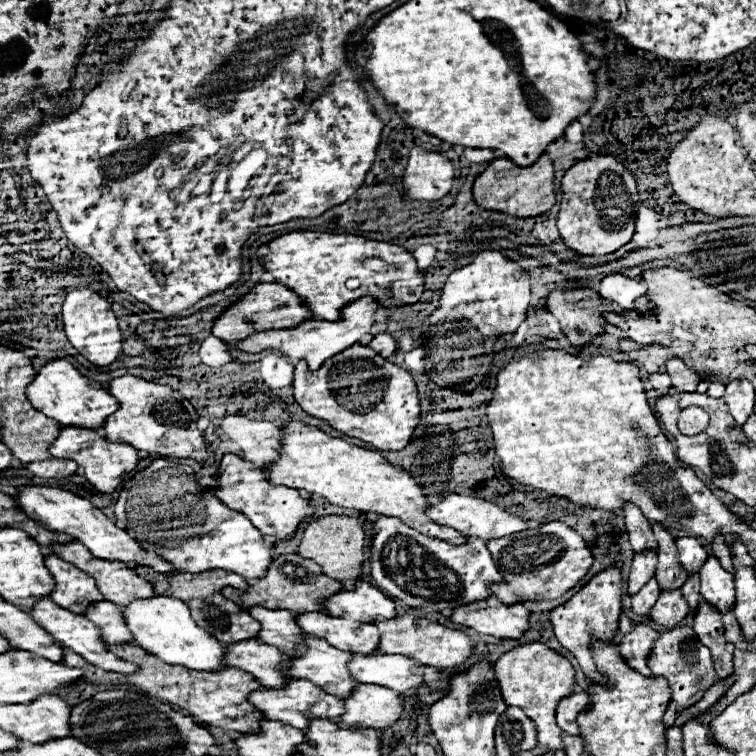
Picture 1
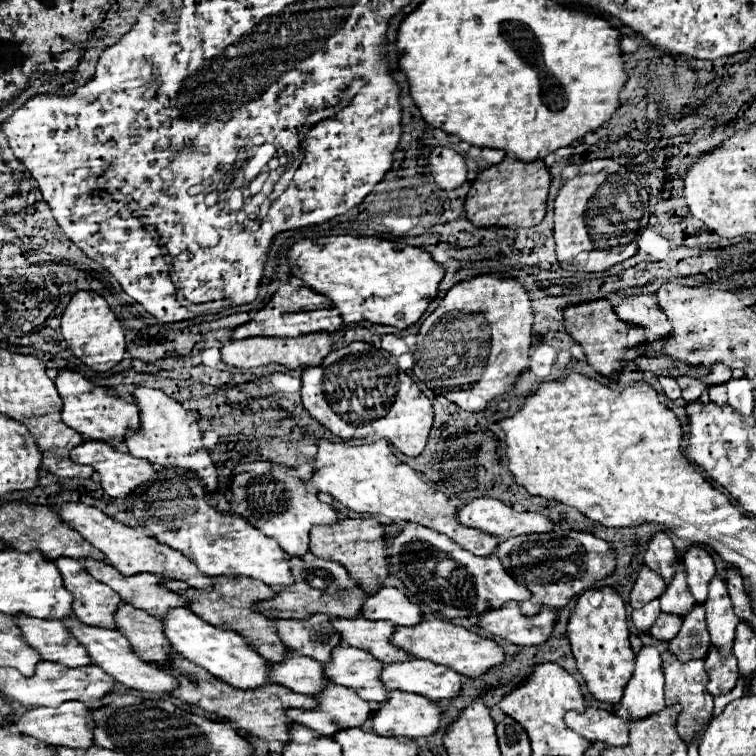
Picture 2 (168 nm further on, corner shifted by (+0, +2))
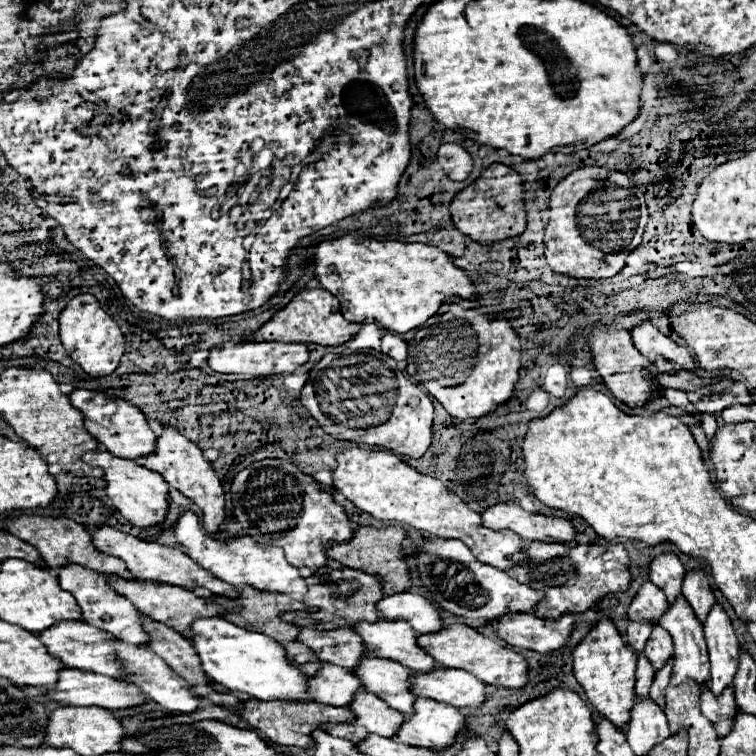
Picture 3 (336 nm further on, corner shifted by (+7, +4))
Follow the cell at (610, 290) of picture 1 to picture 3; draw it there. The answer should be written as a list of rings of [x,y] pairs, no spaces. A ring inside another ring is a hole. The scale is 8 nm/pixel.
[[[641,324],[637,328],[631,330],[635,348],[649,360],[655,362],[659,356],[665,360],[671,360],[675,364],[679,364],[683,370],[695,372],[697,364],[691,356],[691,352],[685,346],[679,346],[677,342],[673,342],[669,336],[663,336],[653,324]]]

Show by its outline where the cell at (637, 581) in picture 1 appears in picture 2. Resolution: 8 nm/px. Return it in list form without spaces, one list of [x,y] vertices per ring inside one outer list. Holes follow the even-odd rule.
[[[642,566],[638,572],[638,578],[634,582],[632,594],[630,594],[632,608],[640,608],[640,606],[644,606],[644,602],[658,598],[660,590],[664,590],[664,586],[666,586],[666,582],[658,572],[650,570],[648,566]]]

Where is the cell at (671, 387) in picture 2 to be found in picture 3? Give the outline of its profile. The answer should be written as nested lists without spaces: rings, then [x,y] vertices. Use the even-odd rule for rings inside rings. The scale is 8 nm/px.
[[[665,388],[665,390],[663,390],[663,396],[669,400],[671,406],[681,408],[683,412],[691,412],[691,414],[701,422],[701,414],[699,414],[697,408],[687,400],[687,394],[685,394],[685,392],[679,392],[679,390],[673,390],[673,388]]]

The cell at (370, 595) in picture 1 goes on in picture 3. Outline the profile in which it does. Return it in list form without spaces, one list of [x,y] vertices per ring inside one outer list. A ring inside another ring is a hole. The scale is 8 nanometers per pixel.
[[[401,592],[393,596],[385,596],[377,610],[387,620],[405,620],[409,622],[417,634],[429,634],[443,630],[443,620],[437,608],[423,596]]]

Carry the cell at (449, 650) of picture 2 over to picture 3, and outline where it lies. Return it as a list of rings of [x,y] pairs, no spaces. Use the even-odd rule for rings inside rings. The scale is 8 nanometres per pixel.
[[[451,624],[445,628],[445,632],[437,632],[433,636],[419,636],[417,644],[421,644],[421,648],[425,648],[429,654],[435,656],[439,666],[447,666],[447,668],[463,668],[467,672],[471,672],[473,676],[481,678],[485,684],[491,686],[501,686],[501,688],[523,688],[527,684],[527,660],[517,654],[511,648],[505,648],[503,644],[483,636],[481,632],[477,632],[471,626],[465,624]]]

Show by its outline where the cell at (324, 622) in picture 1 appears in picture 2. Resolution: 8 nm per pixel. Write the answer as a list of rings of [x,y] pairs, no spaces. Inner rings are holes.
[[[332,618],[330,620],[334,630],[340,634],[342,642],[368,650],[374,658],[380,658],[380,662],[400,662],[408,658],[402,650],[396,650],[392,646],[390,636],[394,630],[392,622],[386,620],[366,620],[366,618]]]

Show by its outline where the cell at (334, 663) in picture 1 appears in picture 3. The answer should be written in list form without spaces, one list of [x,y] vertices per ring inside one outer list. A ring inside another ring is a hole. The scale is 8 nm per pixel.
[[[365,656],[355,668],[357,676],[361,676],[361,682],[365,684],[365,690],[381,696],[389,706],[403,714],[413,714],[413,704],[417,696],[411,694],[409,678],[415,674],[413,670],[397,664],[395,660],[385,658],[369,658]]]

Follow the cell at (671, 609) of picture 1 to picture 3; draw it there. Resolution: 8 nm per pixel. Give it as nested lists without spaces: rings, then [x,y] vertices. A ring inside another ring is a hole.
[[[653,626],[653,634],[647,642],[645,656],[651,662],[653,672],[659,672],[669,662],[669,658],[673,656],[673,638],[669,636],[669,632],[665,632],[665,628]]]

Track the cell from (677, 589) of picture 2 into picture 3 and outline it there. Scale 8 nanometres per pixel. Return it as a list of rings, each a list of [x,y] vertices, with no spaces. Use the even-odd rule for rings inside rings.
[[[681,596],[681,600],[677,600],[677,604],[671,604],[669,610],[665,612],[665,616],[659,620],[659,624],[671,634],[673,644],[675,644],[675,654],[673,654],[673,672],[671,672],[671,686],[679,686],[681,682],[693,680],[699,686],[705,686],[711,680],[709,674],[709,656],[707,656],[707,644],[705,644],[705,636],[703,636],[703,626],[697,620],[697,616],[693,616],[693,610],[689,608],[689,604],[685,604],[685,598]]]

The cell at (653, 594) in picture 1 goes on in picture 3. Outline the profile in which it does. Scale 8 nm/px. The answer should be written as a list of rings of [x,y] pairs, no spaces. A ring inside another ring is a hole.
[[[629,622],[629,628],[627,628],[627,644],[631,646],[633,652],[643,652],[645,650],[645,644],[651,636],[651,624],[641,624],[641,622]]]

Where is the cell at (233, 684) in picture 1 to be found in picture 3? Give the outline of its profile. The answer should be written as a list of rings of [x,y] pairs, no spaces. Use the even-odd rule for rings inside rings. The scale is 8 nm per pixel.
[[[251,700],[247,702],[247,708],[239,712],[239,716],[249,722],[255,730],[259,730],[261,736],[265,736],[273,744],[285,744],[285,746],[299,746],[299,748],[311,748],[315,746],[311,732],[319,728],[321,724],[337,724],[337,722],[353,722],[355,714],[349,708],[333,708],[319,702],[261,702]],[[251,708],[251,710],[249,710]]]

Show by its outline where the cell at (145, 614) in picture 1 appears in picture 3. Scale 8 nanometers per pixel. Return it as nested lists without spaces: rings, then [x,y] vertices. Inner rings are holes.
[[[201,618],[193,622],[193,646],[211,680],[233,692],[245,692],[257,700],[309,702],[307,676],[287,660],[285,648],[271,636],[249,632],[225,618]]]

